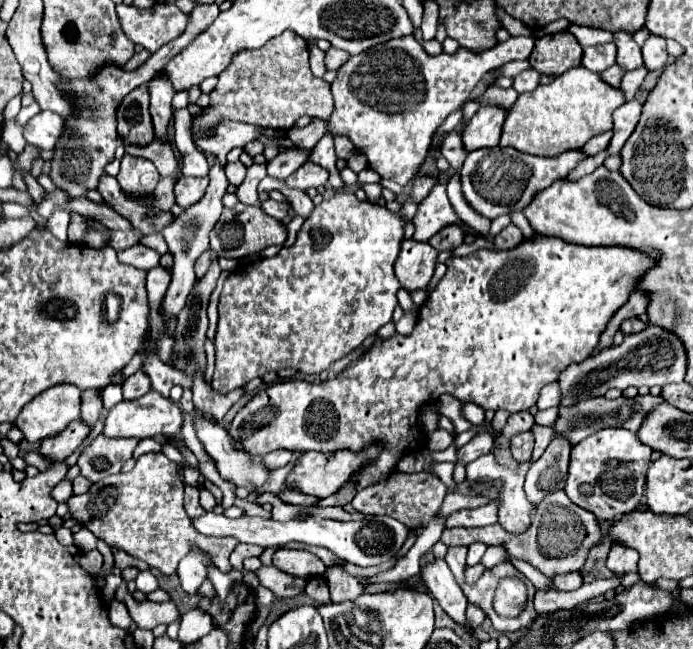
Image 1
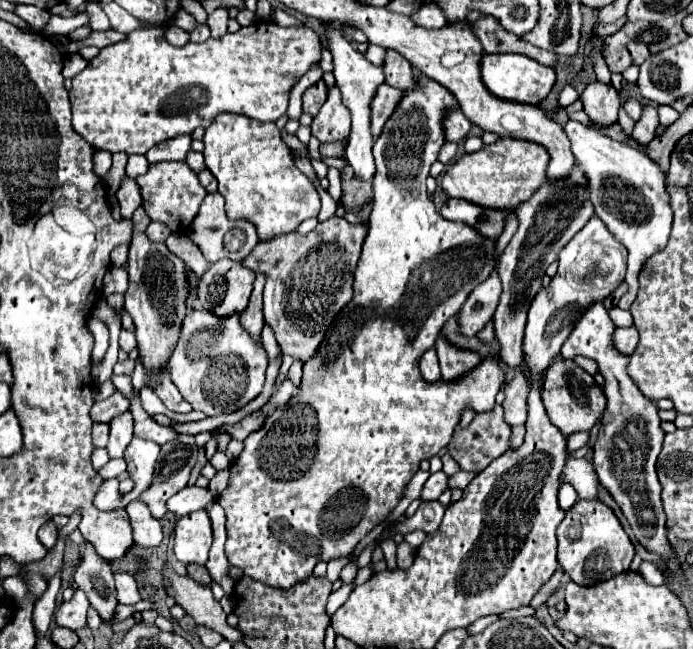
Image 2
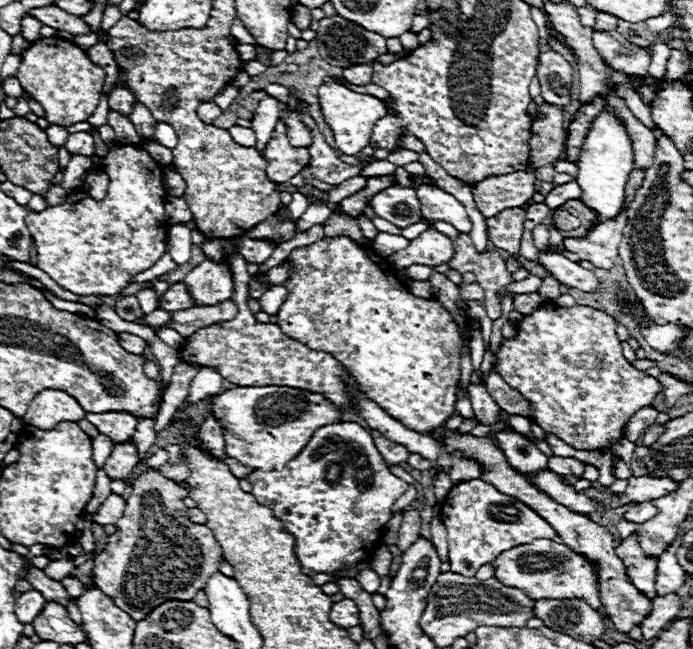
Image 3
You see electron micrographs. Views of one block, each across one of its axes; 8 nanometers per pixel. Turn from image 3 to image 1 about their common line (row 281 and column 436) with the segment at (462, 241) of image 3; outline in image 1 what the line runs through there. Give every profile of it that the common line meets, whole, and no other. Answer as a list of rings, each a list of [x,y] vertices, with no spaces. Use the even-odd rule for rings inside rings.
[[[394,472],[384,482],[360,490],[352,500],[352,506],[362,514],[392,516],[402,524],[406,524],[408,528],[426,528],[428,522],[434,518],[434,514],[440,510],[444,496],[446,496],[444,482],[440,482],[440,478],[430,472],[416,472],[416,474]]]

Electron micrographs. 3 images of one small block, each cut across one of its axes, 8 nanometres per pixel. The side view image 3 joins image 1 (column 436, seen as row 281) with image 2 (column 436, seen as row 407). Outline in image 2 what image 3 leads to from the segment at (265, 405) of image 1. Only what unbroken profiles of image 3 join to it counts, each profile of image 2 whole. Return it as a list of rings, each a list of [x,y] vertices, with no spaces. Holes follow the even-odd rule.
[[[412,66],[412,74],[416,78],[418,88],[404,90],[404,96],[398,102],[398,108],[388,118],[380,138],[374,144],[374,160],[376,160],[376,174],[372,178],[374,200],[372,200],[372,212],[370,212],[370,222],[368,222],[368,236],[364,240],[362,256],[360,256],[358,268],[354,272],[354,296],[352,296],[350,304],[346,304],[340,310],[340,314],[334,318],[330,330],[326,332],[326,340],[322,342],[322,348],[318,348],[318,352],[304,364],[304,376],[302,376],[302,382],[298,386],[298,394],[292,396],[286,406],[276,408],[264,420],[264,426],[260,430],[252,432],[244,440],[242,454],[230,464],[228,488],[216,498],[216,502],[220,502],[220,506],[226,512],[226,528],[228,528],[226,558],[228,558],[228,562],[232,566],[240,568],[246,576],[250,576],[262,584],[270,584],[270,588],[292,588],[294,584],[298,584],[298,580],[306,580],[306,576],[312,576],[312,570],[318,562],[330,562],[334,558],[348,556],[356,548],[356,544],[374,526],[384,524],[388,520],[388,516],[392,514],[392,510],[398,506],[400,498],[404,496],[408,482],[420,470],[420,462],[426,458],[430,460],[432,456],[440,454],[448,446],[452,432],[458,426],[464,410],[472,408],[476,414],[488,412],[490,408],[494,408],[496,394],[504,386],[504,374],[506,372],[504,372],[496,354],[488,354],[478,364],[478,368],[472,368],[470,372],[458,376],[458,380],[452,380],[452,382],[444,382],[444,380],[426,382],[418,370],[418,356],[416,356],[416,360],[412,356],[412,346],[416,346],[416,344],[412,344],[412,326],[416,326],[416,320],[434,320],[434,316],[450,316],[450,312],[454,312],[454,308],[458,308],[458,304],[464,304],[468,294],[472,292],[472,288],[488,278],[488,274],[492,272],[492,268],[496,264],[494,240],[482,238],[478,232],[474,232],[474,228],[468,228],[462,222],[450,222],[450,220],[442,218],[436,212],[434,202],[426,194],[428,170],[436,162],[438,150],[446,142],[442,118],[446,118],[446,112],[450,112],[450,108],[460,110],[460,104],[458,104],[458,100],[454,100],[454,96],[448,92],[448,88],[444,88],[438,82],[432,82],[428,76],[422,76],[422,72],[418,72],[418,68]]]

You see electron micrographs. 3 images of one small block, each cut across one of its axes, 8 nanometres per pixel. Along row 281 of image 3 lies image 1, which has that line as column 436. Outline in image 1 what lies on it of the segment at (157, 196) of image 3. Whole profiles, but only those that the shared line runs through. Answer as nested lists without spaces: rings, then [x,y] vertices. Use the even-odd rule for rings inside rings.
[[[412,34],[378,44],[368,52],[350,56],[338,70],[332,82],[334,110],[330,118],[324,121],[315,117],[305,127],[293,127],[288,138],[298,148],[312,149],[327,129],[332,136],[348,136],[356,152],[368,158],[370,168],[376,170],[382,180],[408,186],[426,160],[434,132],[452,112],[464,106],[482,76],[510,60],[528,60],[532,46],[532,36],[510,36],[506,42],[488,50],[476,52],[460,46],[454,54],[442,52],[432,56]]]

